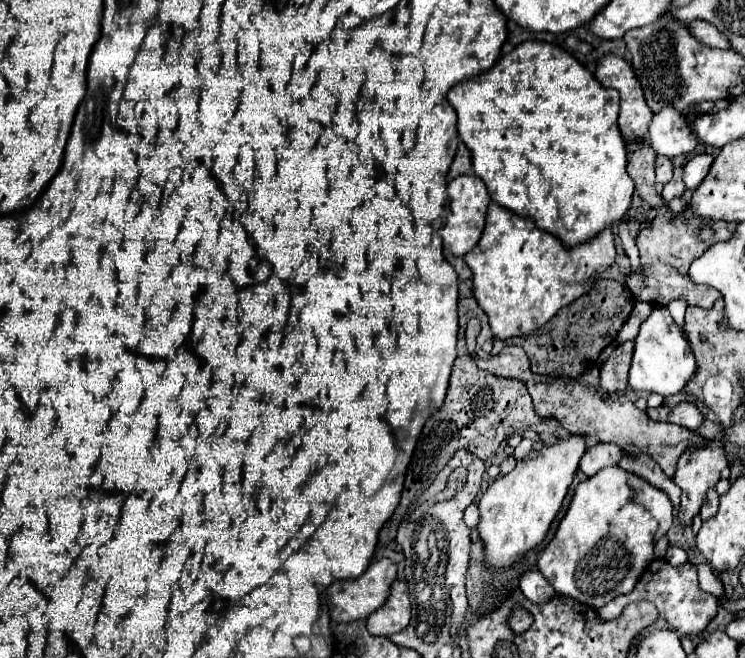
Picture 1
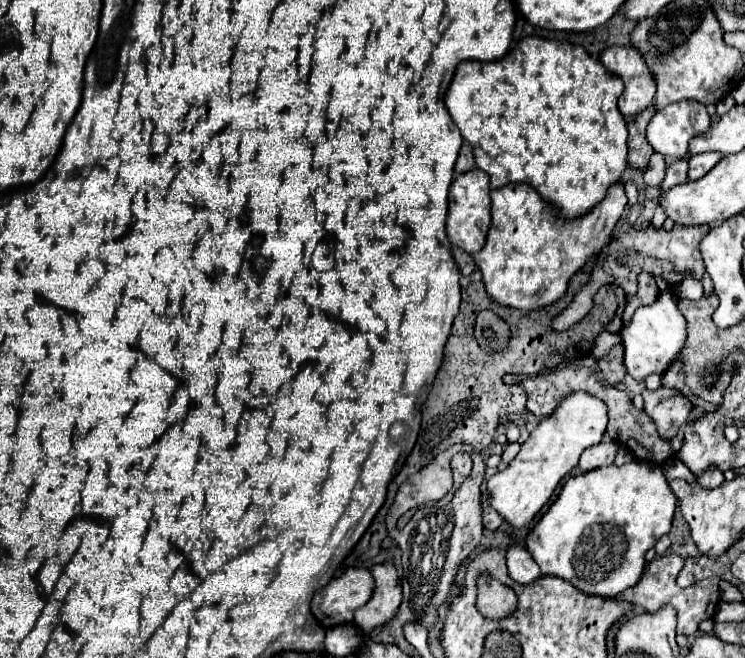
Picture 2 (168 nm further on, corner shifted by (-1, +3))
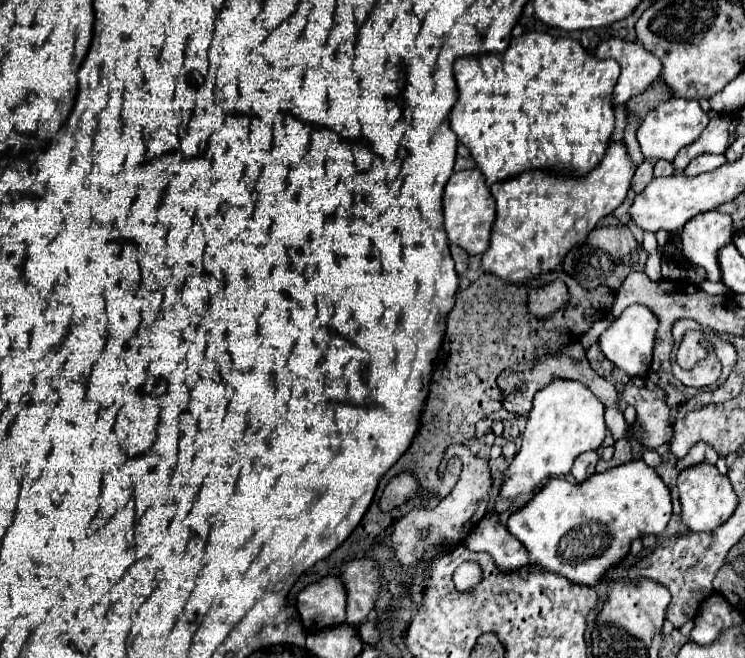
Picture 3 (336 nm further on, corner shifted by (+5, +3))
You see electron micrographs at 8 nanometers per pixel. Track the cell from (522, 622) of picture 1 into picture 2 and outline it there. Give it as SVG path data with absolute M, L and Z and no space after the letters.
M480 574L476 586L478 586L476 608L480 610L482 616L500 620L516 610L516 594L502 582L490 578L488 574Z

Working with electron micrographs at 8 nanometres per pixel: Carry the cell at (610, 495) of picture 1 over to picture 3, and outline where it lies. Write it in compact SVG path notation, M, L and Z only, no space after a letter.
M632 460L602 474L592 474L580 484L572 484L566 478L550 480L522 510L510 516L508 530L524 544L530 562L542 566L544 570L556 572L570 582L596 586L608 578L608 572L622 564L630 554L630 546L636 538L648 534L662 534L672 516L670 490L662 478L644 460Z

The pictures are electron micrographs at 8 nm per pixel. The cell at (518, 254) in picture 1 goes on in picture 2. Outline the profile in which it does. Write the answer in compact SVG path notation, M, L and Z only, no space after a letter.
M614 182L604 200L584 216L566 220L528 184L506 184L492 190L492 226L484 248L474 256L486 290L498 304L518 310L538 310L564 296L568 280L586 260L610 244L610 234L628 200L624 184Z

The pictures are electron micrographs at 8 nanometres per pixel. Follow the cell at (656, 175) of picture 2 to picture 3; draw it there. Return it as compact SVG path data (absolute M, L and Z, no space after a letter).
M644 160L642 166L634 172L634 178L632 178L632 190L636 194L640 194L648 184L650 180L654 178L654 164L650 160Z

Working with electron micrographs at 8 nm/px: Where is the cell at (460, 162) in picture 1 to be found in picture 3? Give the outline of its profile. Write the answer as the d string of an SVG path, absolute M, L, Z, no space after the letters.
M460 144L460 146L458 146L458 156L456 156L454 172L458 172L458 170L466 170L466 168L476 168L476 162L472 160L470 152Z

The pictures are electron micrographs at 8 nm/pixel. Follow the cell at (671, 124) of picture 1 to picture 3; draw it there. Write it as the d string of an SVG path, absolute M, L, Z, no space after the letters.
M670 98L662 104L658 104L648 116L642 120L636 138L640 142L642 154L646 160L674 160L680 148L692 144L702 130L708 126L708 114L700 108L696 100L686 100L686 98Z

